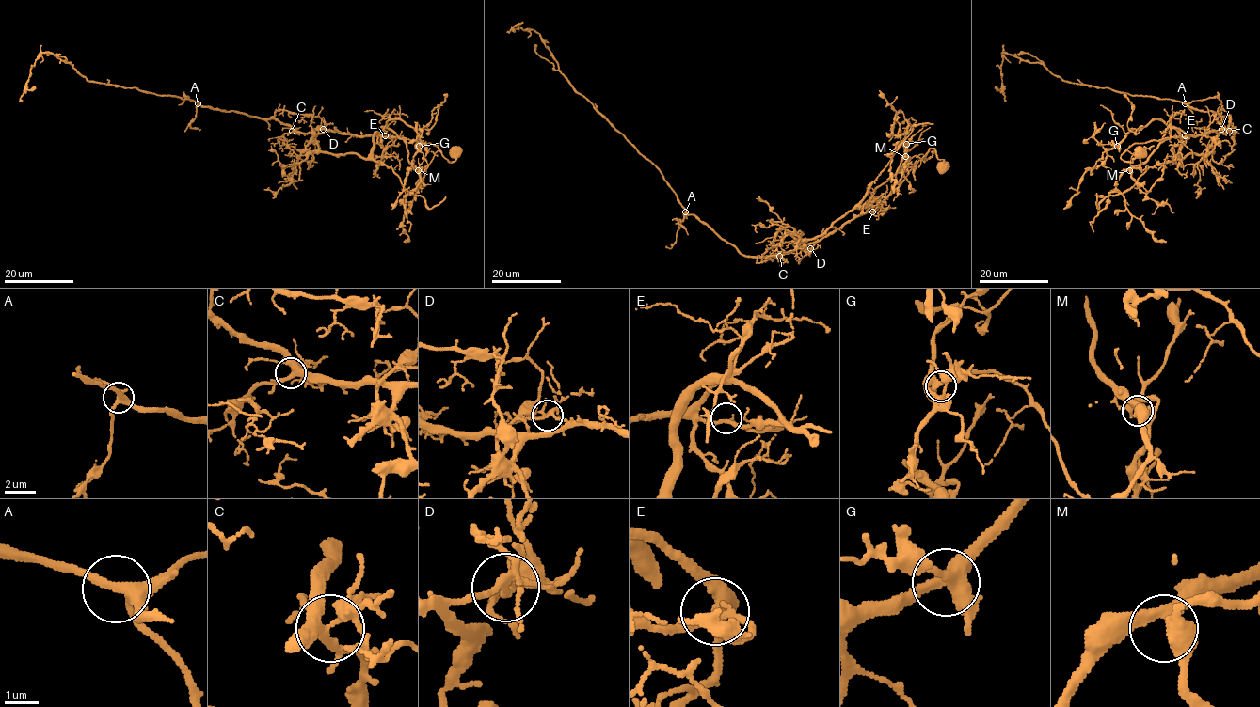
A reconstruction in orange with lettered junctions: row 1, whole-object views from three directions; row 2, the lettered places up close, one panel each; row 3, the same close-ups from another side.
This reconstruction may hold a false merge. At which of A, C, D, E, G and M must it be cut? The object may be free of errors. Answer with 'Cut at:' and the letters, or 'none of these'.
Cut at: D

